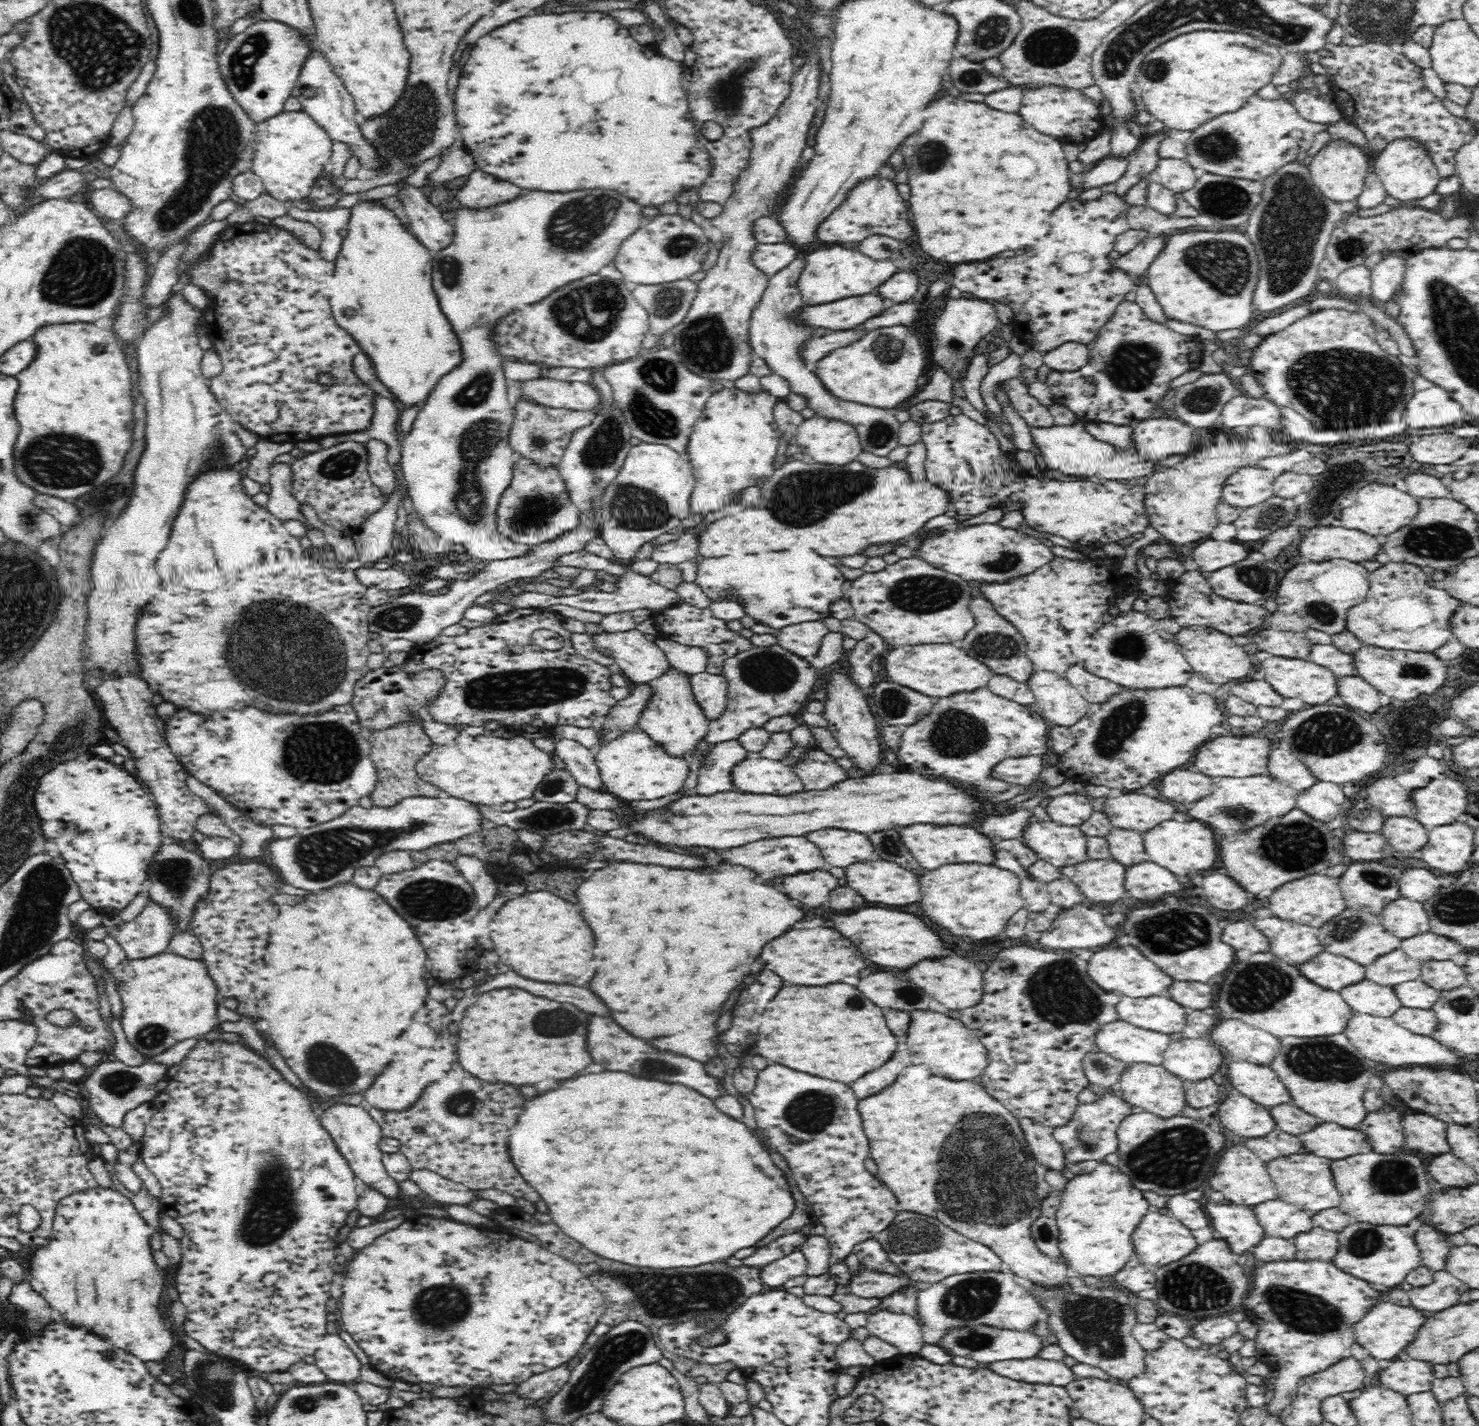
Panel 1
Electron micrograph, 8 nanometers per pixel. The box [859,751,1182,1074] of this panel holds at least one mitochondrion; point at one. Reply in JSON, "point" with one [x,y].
{"point":[1057,990]}

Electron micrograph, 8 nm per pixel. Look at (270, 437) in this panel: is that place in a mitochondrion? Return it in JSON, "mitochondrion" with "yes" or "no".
{"mitochondrion":"no"}

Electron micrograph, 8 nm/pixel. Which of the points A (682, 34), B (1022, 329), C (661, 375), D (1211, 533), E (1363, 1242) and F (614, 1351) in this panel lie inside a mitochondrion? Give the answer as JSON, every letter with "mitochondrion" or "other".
{"A":"other","B":"other","C":"mitochondrion","D":"other","E":"mitochondrion","F":"mitochondrion"}

